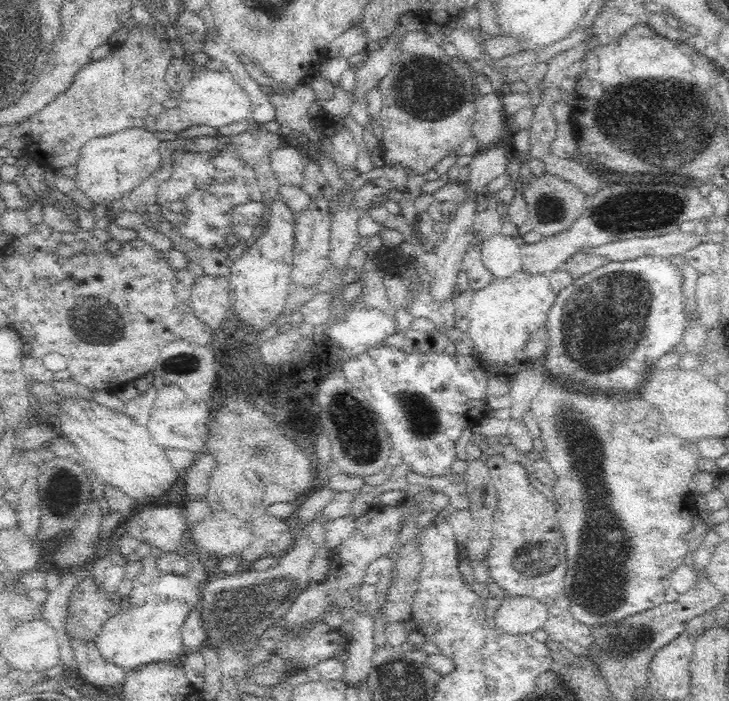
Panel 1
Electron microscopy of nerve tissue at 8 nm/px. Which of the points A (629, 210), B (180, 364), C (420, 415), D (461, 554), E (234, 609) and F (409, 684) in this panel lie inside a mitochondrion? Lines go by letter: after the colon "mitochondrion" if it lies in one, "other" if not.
A: mitochondrion
B: mitochondrion
C: mitochondrion
D: other
E: mitochondrion
F: mitochondrion

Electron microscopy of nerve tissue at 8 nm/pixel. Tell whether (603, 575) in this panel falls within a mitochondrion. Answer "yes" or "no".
yes

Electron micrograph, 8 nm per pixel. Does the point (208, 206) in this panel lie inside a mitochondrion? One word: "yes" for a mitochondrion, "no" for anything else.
yes

